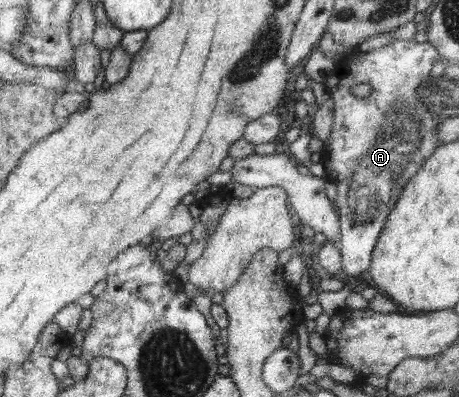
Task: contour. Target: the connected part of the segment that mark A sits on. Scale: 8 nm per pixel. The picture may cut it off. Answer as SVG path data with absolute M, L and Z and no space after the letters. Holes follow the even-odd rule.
M393 40L380 50L346 53L323 82L335 102L335 119L329 142L321 151L320 163L326 170L327 180L338 187L336 202L341 211L338 244L343 274L358 276L369 270L385 222L406 184L441 145L437 130L442 117L430 111L418 95L418 88L432 77L430 70L434 62L441 61L438 53L428 41ZM345 76L356 84L362 84L364 78L371 93L358 98L352 92L354 84L341 80Z

